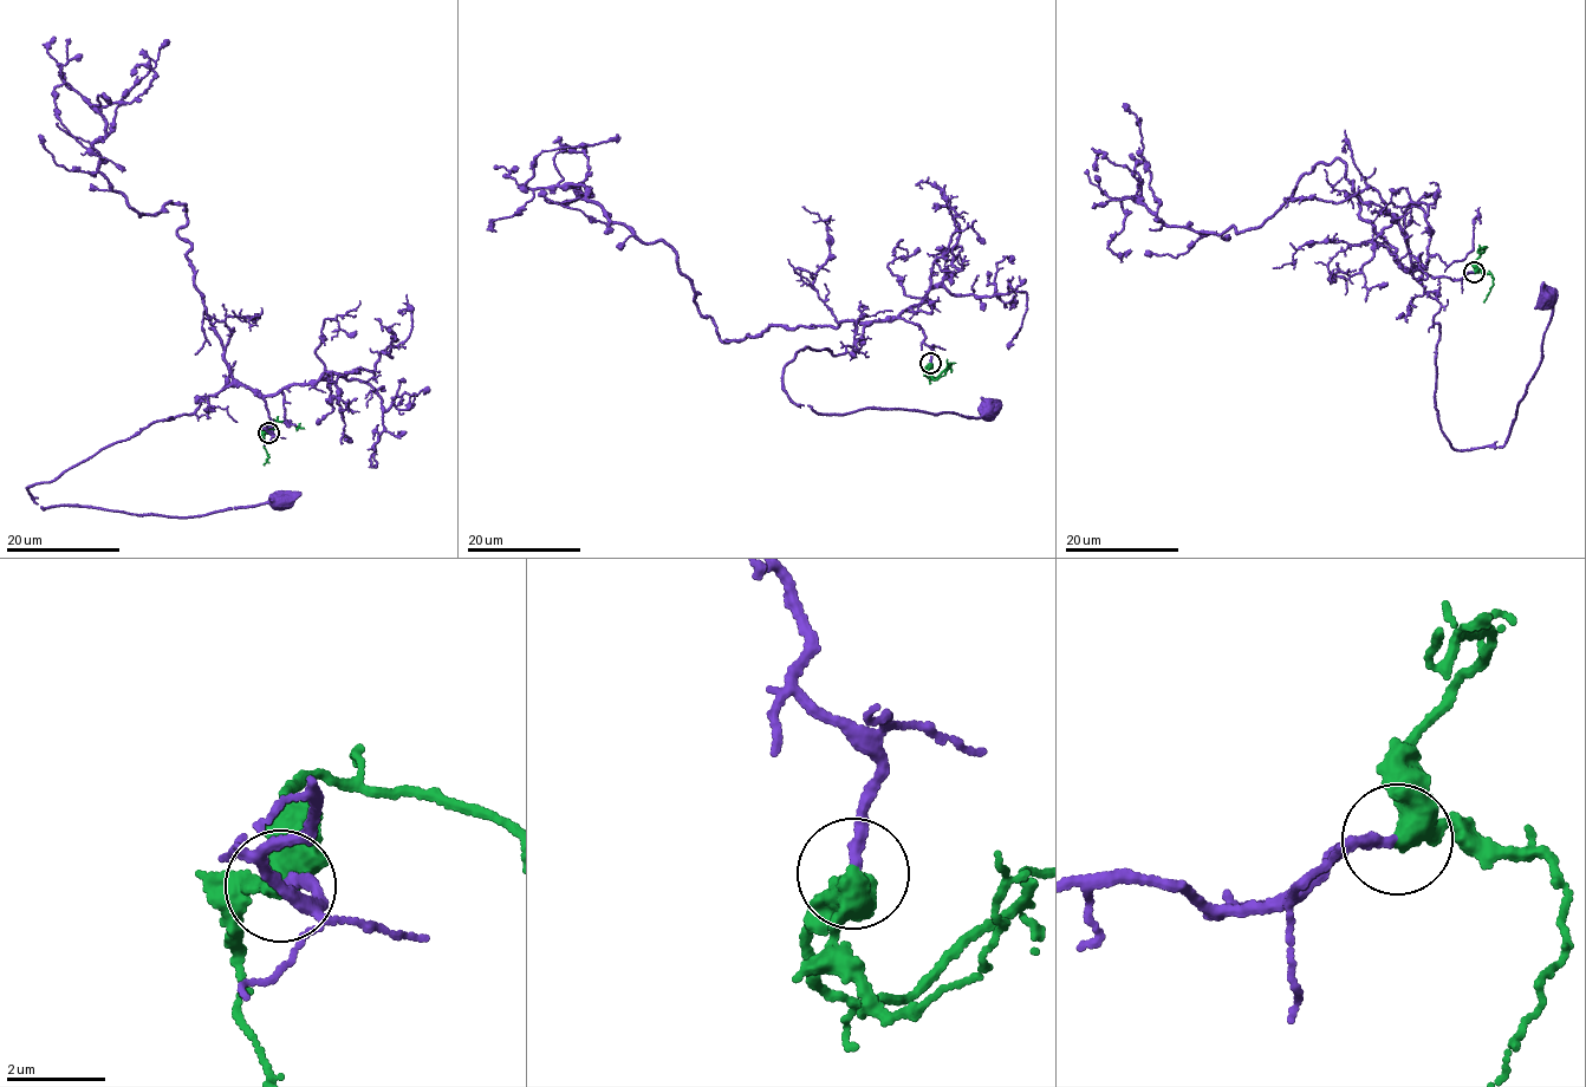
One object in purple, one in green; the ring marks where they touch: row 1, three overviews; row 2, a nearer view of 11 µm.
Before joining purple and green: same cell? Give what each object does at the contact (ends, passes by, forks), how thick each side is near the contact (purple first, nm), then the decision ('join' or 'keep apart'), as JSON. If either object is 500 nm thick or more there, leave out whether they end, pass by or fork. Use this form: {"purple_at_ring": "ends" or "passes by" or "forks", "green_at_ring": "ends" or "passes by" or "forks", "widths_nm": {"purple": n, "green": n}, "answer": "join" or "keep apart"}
{"purple_at_ring": "ends", "green_at_ring": "passes by", "widths_nm": {"purple": 200, "green": 420}, "answer": "join"}

